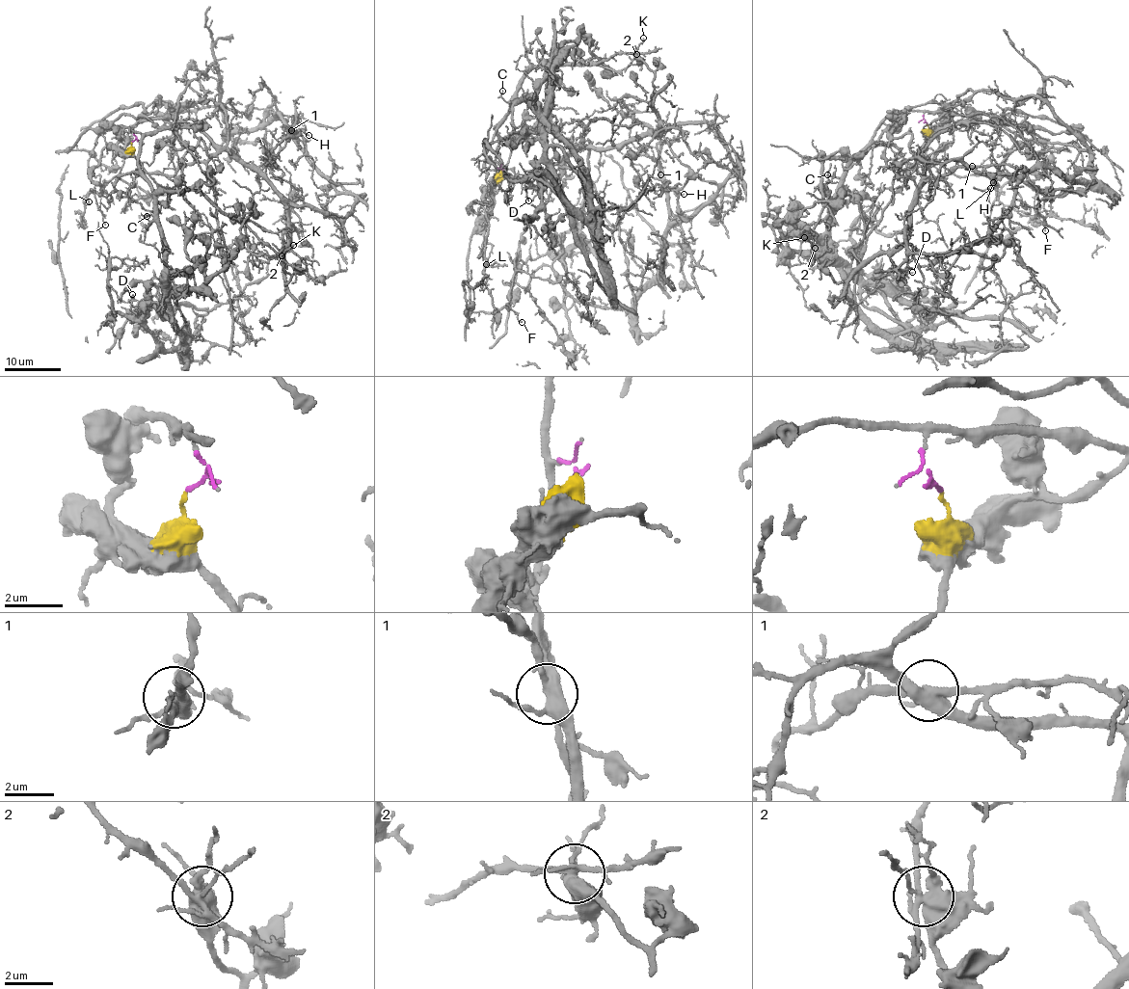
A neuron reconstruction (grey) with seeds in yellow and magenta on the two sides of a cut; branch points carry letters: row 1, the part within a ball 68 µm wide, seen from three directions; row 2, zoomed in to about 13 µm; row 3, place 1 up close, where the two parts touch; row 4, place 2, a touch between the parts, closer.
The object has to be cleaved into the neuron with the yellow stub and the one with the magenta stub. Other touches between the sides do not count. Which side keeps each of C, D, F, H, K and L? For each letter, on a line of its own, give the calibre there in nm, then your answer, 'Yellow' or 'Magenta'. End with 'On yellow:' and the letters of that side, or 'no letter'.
C: Thickness 100 nm. Magenta
D: Thickness 120 nm. Magenta
F: Thickness 110 nm. Yellow
H: Thickness 120 nm. Yellow
K: Thickness 140 nm. Yellow
L: Thickness 90 nm. Yellow
On yellow: F, H, K, L

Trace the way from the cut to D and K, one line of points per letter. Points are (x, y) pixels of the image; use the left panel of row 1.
D: (131, 142), (132, 131), (143, 137), (138, 164), (150, 186), (163, 260), (157, 308), (135, 312), (133, 294)
K: (131, 142), (147, 173), (167, 175), (228, 150), (284, 205), (285, 283), (281, 256), (293, 245)

